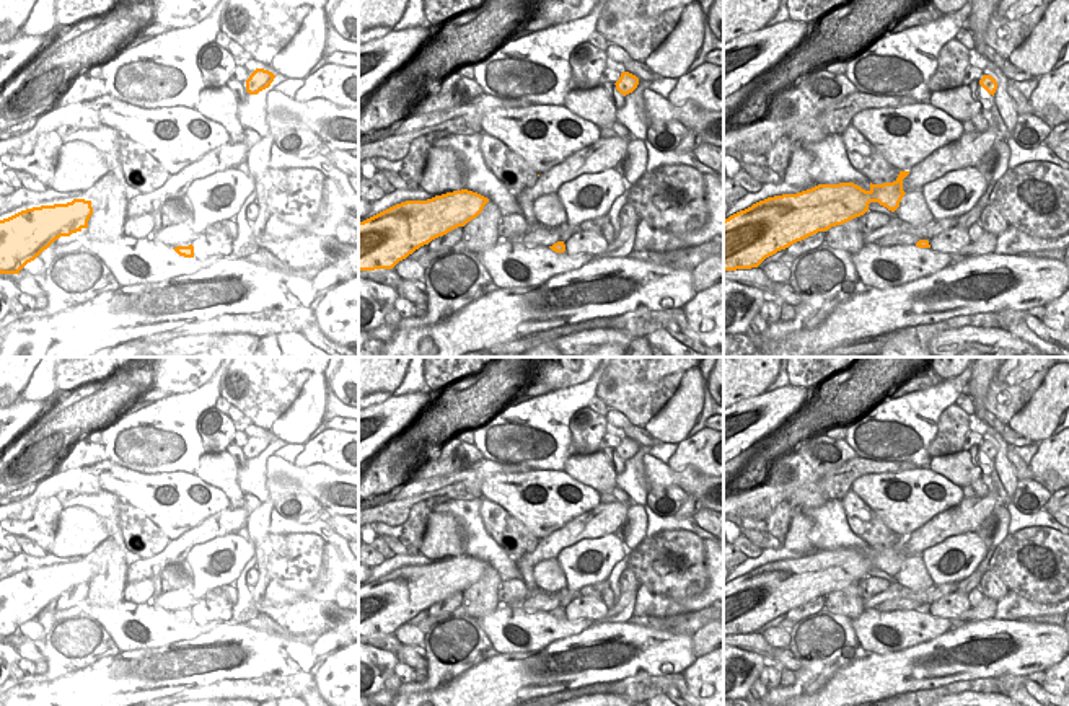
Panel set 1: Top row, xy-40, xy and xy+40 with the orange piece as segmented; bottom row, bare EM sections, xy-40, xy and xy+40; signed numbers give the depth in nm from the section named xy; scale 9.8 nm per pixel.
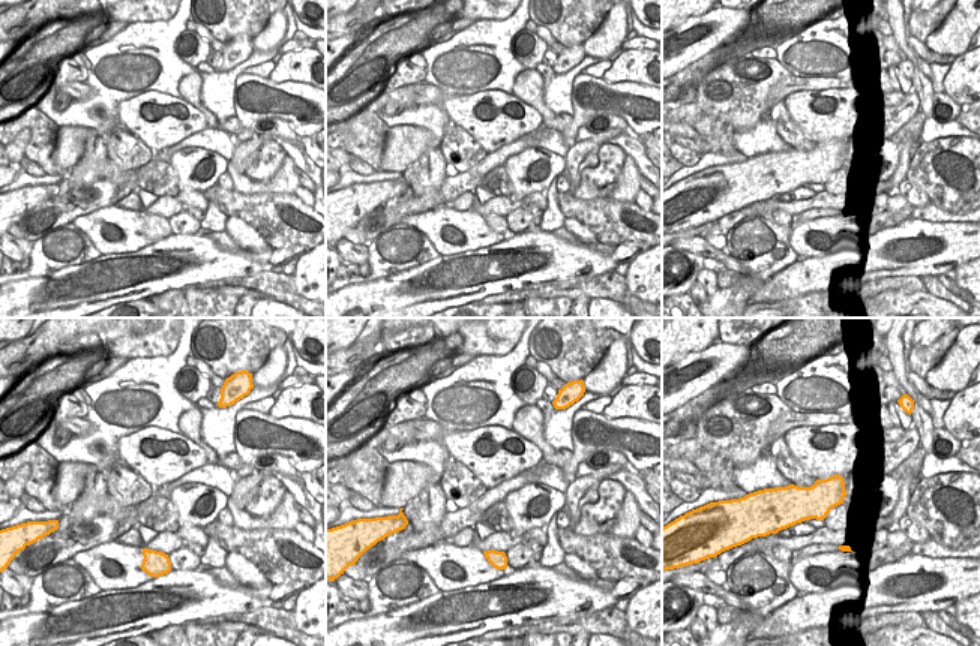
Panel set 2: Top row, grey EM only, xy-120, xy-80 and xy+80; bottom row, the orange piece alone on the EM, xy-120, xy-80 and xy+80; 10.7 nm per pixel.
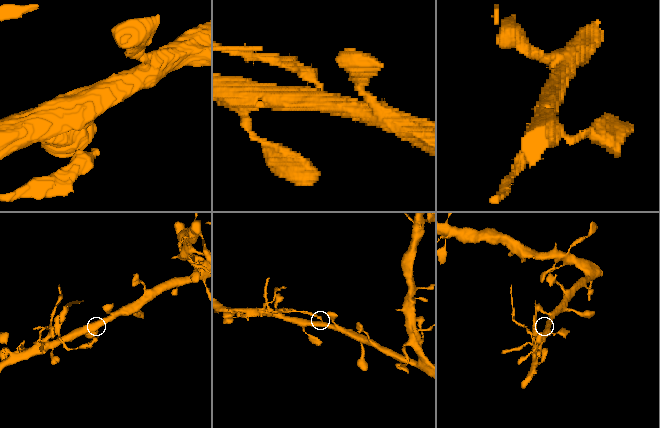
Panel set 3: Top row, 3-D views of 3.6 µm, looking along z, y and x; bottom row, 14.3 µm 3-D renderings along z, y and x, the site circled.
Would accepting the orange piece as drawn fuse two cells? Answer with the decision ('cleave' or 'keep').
cleave

